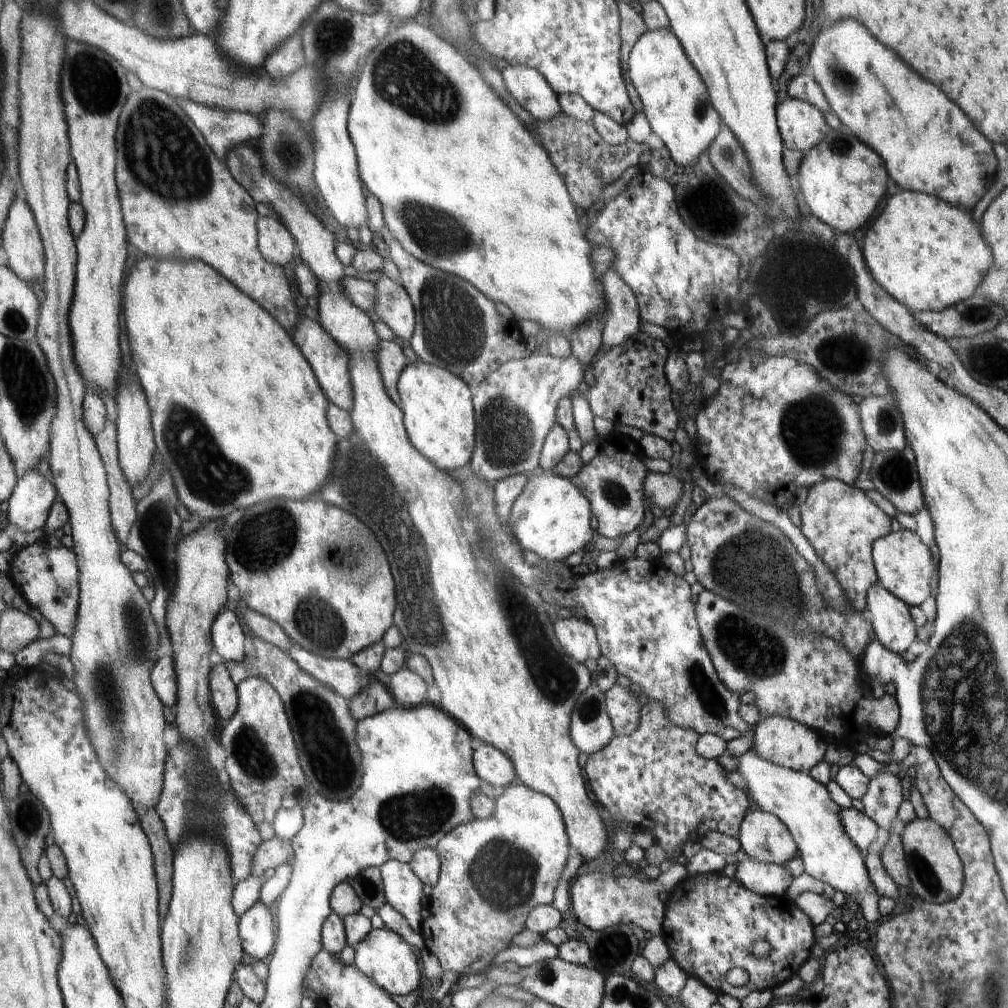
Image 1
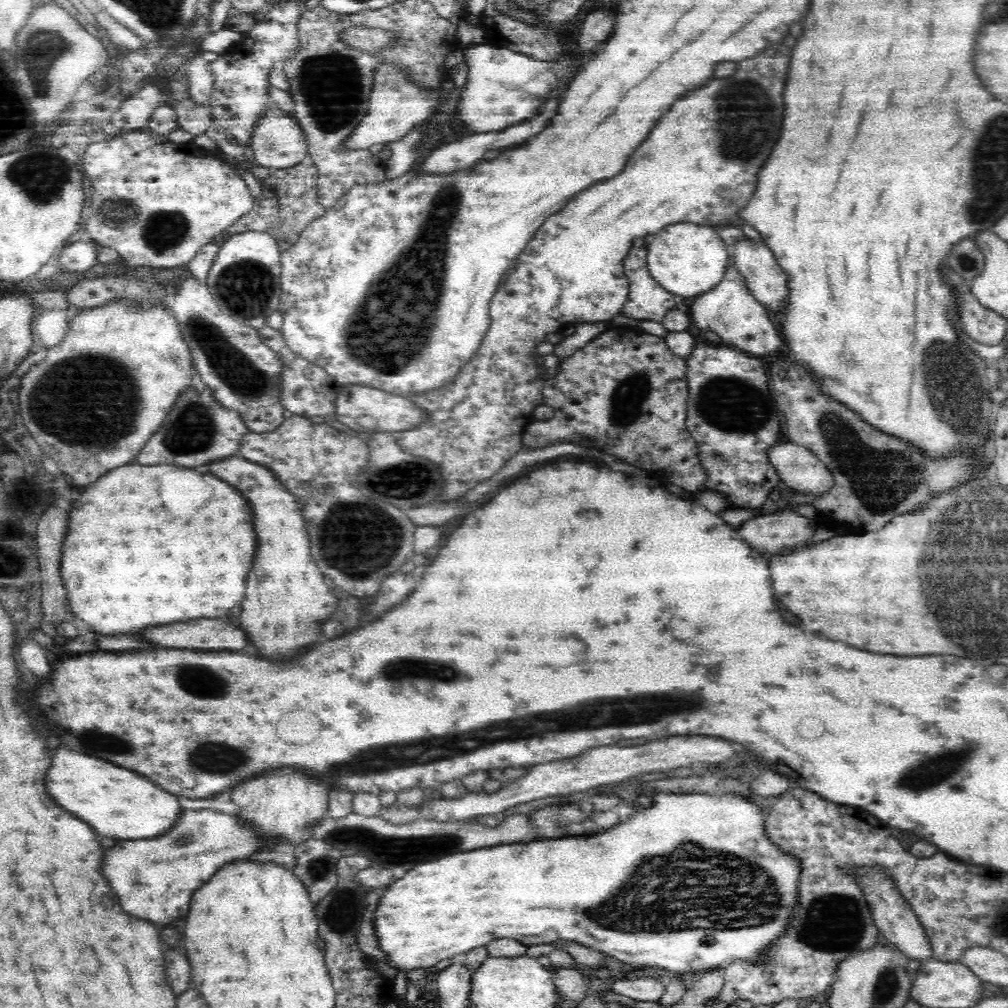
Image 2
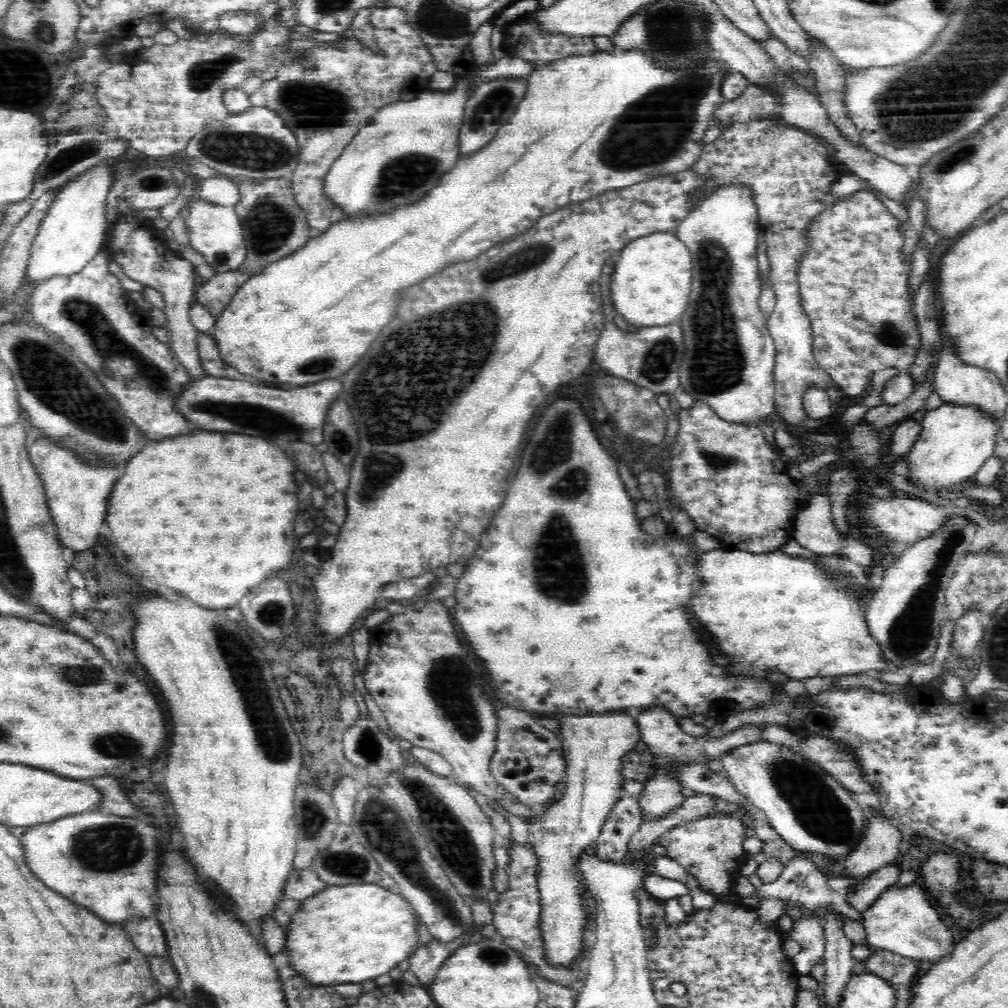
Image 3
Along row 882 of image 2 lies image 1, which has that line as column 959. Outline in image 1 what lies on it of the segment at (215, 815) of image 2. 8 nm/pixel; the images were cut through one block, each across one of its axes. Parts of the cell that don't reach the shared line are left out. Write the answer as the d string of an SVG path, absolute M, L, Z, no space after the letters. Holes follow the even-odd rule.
M844 20L832 26L827 23L814 40L809 66L841 124L878 151L883 159L886 158L885 165L890 166L890 176L900 188L934 194L956 206L976 208L974 204L986 192L984 178L994 176L996 155L992 144L974 128L966 114L946 98L944 92L910 70L890 48L876 42L876 38L872 38L872 34L856 20Z

